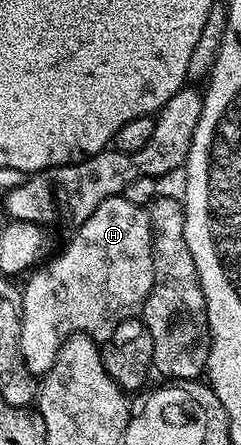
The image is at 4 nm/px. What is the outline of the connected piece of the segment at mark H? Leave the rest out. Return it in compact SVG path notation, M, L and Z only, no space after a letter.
M124 195L111 196L106 198L106 202L102 202L98 206L98 210L94 210L94 214L90 214L90 218L86 218L86 222L82 222L75 229L76 232L72 236L72 241L49 262L45 268L37 267L31 273L25 284L22 284L20 293L20 349L22 350L22 358L26 362L26 366L34 374L43 374L50 370L50 366L54 362L54 358L58 354L62 341L73 335L83 334L91 336L97 342L107 341L114 329L116 329L123 320L131 320L143 309L146 298L150 294L152 285L154 284L154 266L152 265L152 218L147 207L135 204L127 200Z

